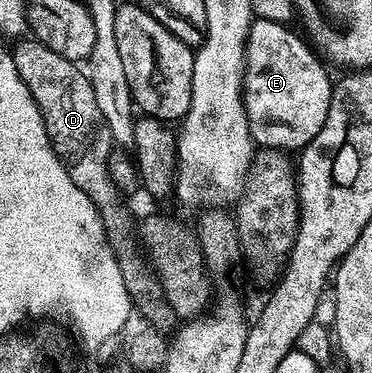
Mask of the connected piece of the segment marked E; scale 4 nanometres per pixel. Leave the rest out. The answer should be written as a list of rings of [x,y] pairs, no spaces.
[[[252,19],[247,35],[247,66],[243,71],[243,105],[251,127],[251,139],[260,149],[282,150],[287,154],[295,154],[309,142],[313,142],[313,138],[321,134],[321,126],[325,126],[333,76],[327,73],[326,66],[311,53],[310,46],[289,29],[287,24]]]

